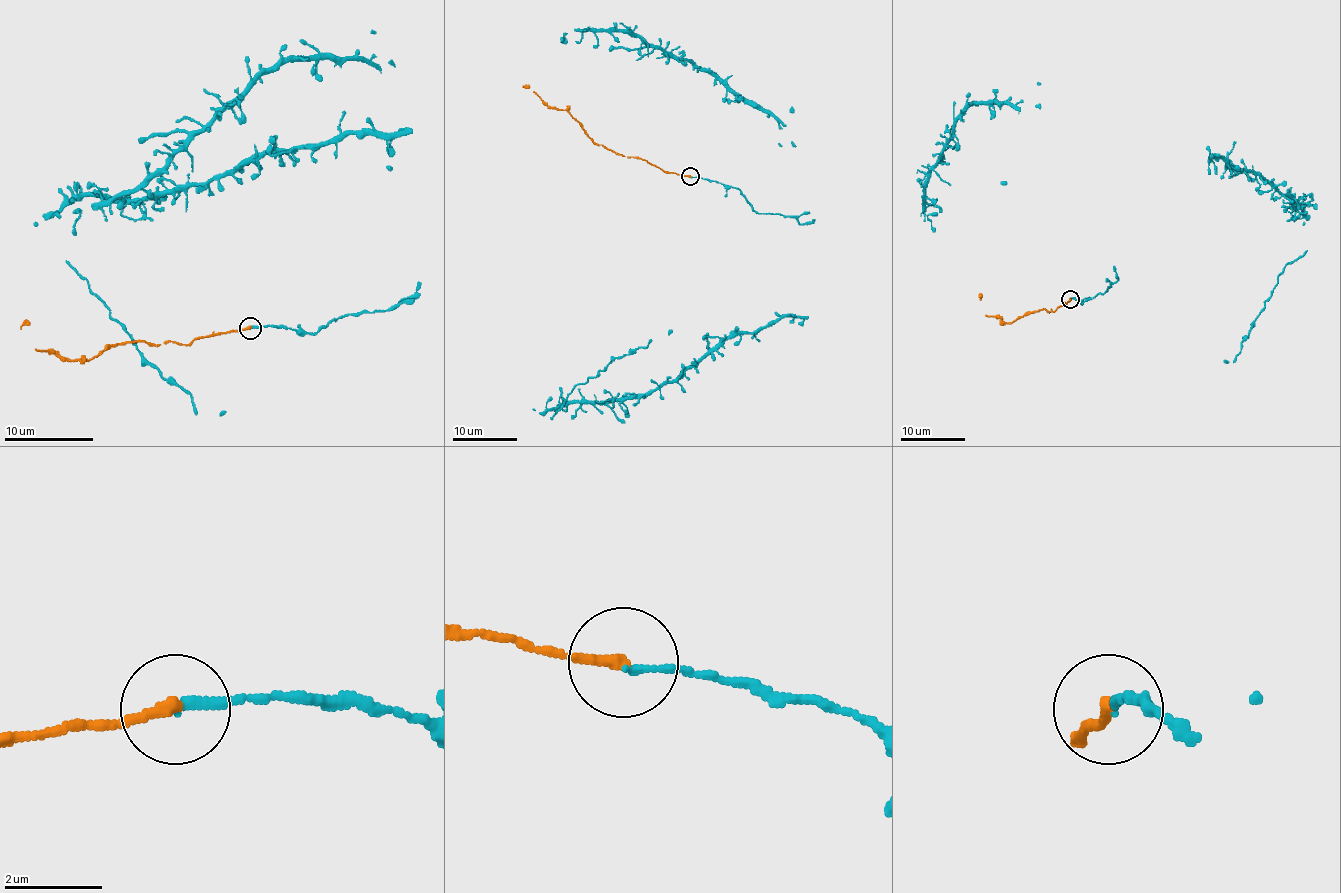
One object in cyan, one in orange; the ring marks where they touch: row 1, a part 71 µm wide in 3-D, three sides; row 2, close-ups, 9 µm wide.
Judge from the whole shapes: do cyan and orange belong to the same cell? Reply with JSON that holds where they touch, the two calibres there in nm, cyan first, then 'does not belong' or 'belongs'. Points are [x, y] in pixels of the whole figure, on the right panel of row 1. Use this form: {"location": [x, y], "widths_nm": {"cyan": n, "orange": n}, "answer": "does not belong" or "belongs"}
{"location": [1070, 299], "widths_nm": {"cyan": 170, "orange": 240}, "answer": "belongs"}

